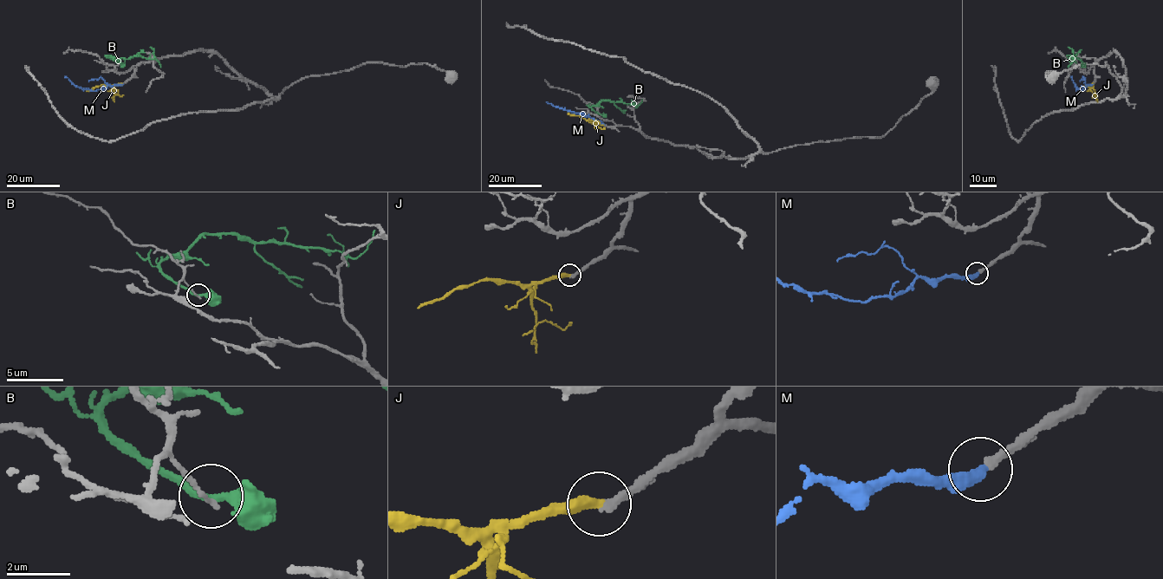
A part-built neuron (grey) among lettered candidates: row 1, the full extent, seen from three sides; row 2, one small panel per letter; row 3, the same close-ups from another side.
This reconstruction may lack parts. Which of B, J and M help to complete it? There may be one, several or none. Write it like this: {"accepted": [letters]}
{"accepted": ["M"]}

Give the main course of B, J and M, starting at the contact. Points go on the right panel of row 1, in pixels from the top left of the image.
B: (1082, 63), (1077, 58), (1068, 59), (1071, 55), (1074, 58), (1073, 50), (1068, 47)
J: (1094, 83), (1091, 86), (1086, 84), (1081, 91)
M: (1093, 84), (1081, 90), (1070, 78)

